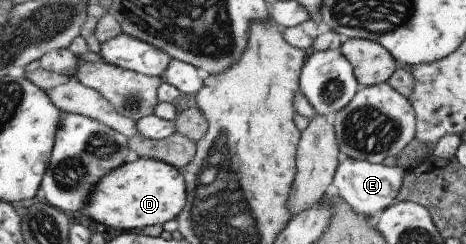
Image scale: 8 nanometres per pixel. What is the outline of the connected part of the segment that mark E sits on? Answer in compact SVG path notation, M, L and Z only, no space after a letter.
M344 157L334 178L333 191L340 195L355 214L371 220L397 203L399 193L407 180L406 177L410 177L410 174L407 164L387 167L387 165L373 164L366 160Z

